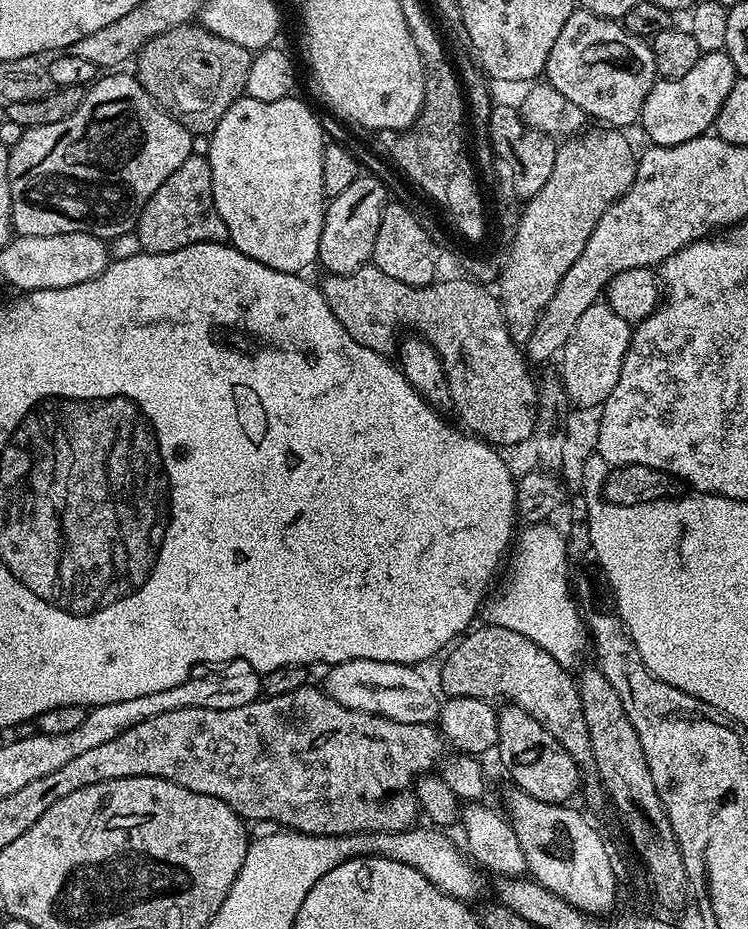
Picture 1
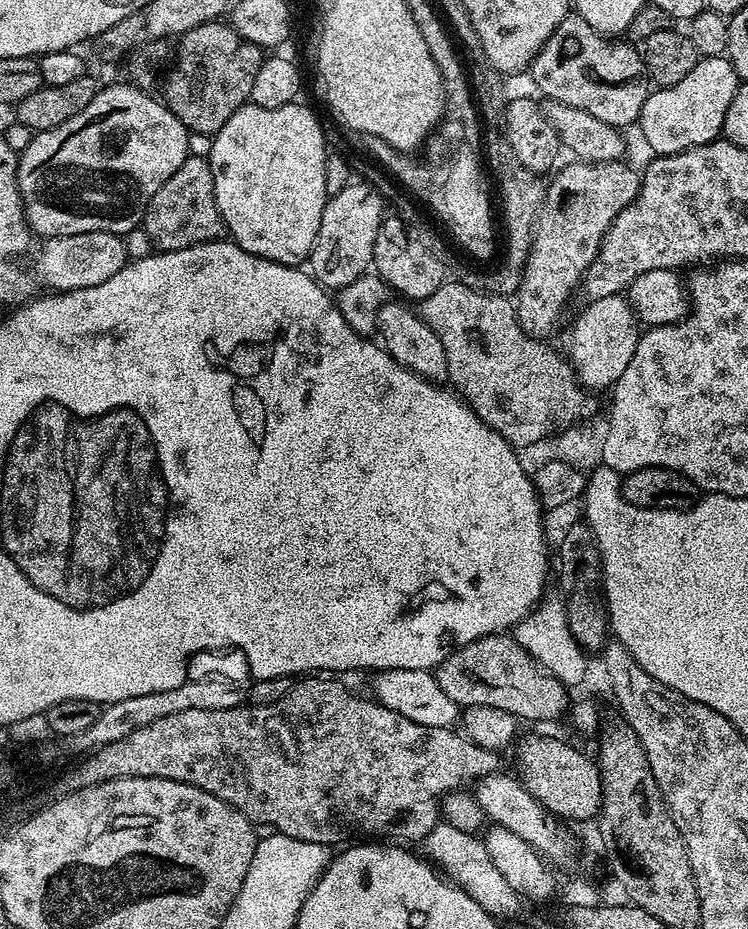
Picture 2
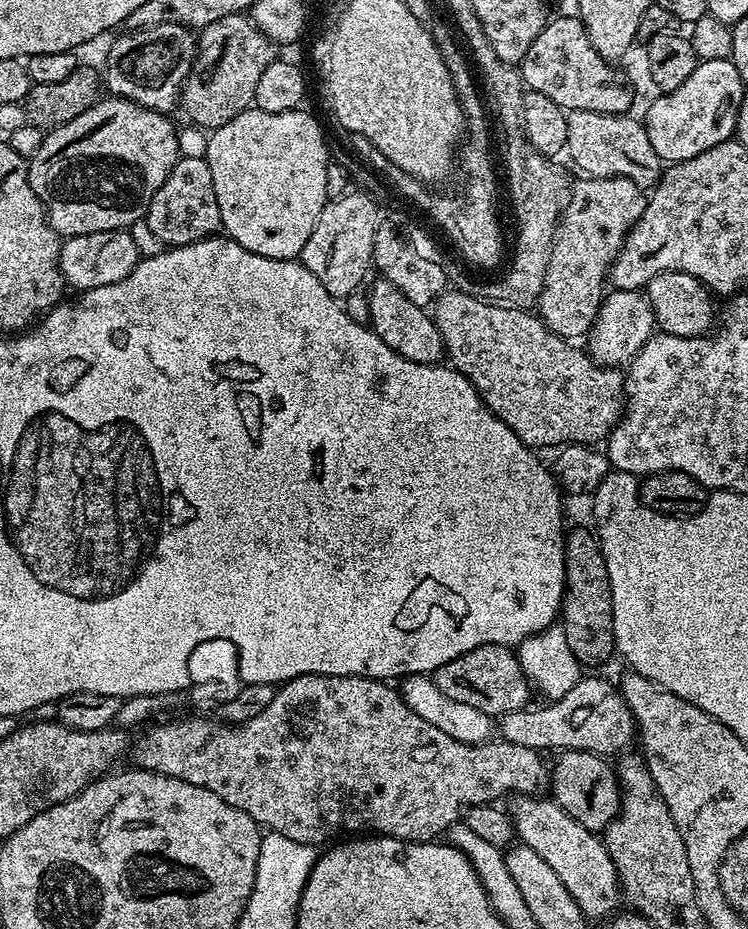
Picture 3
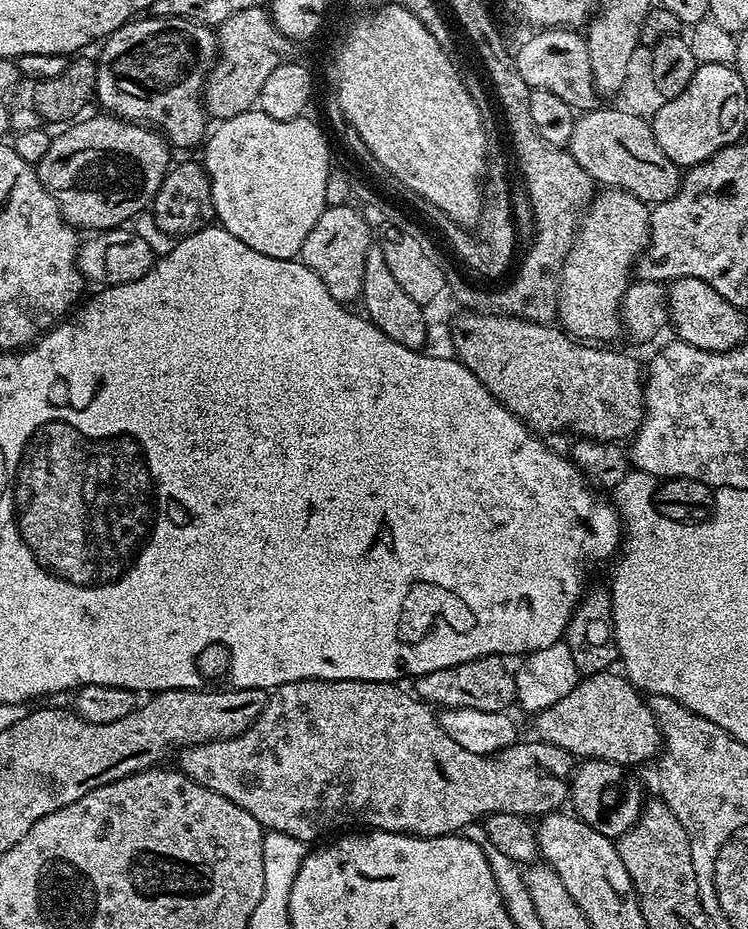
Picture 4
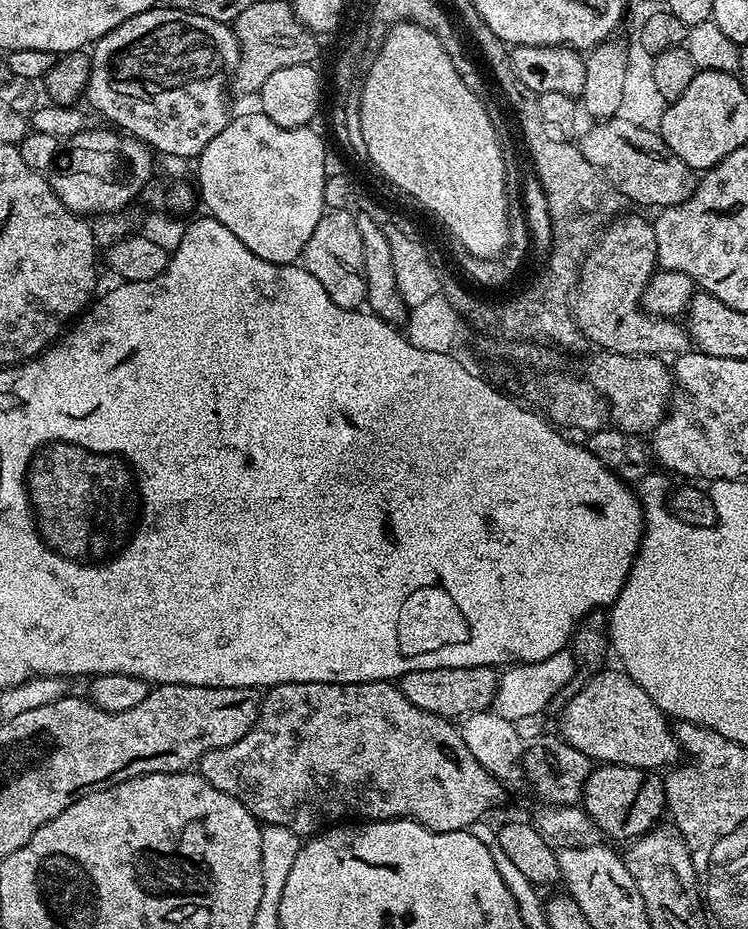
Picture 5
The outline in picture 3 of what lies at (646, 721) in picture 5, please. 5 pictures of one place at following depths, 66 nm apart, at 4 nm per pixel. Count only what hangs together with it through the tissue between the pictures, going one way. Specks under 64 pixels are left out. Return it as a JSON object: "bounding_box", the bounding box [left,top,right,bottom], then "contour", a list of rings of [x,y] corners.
{"bounding_box":[499,675,637,758],"contour":[[[585,675],[574,690],[543,706],[545,708],[524,706],[519,712],[508,712],[499,717],[499,739],[537,750],[556,748],[566,752],[594,752],[605,758],[623,753],[631,745],[628,743],[637,739],[636,720],[619,687],[600,676]]]}

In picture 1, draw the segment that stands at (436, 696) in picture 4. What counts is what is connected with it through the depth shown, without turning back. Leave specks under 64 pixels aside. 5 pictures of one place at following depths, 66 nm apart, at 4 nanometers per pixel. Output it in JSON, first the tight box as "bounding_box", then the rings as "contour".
{"bounding_box":[439,623,591,770],"contour":[[[485,623],[483,627],[473,627],[451,645],[450,651],[443,657],[439,687],[444,687],[449,697],[479,698],[489,702],[504,700],[500,702],[517,704],[547,732],[554,734],[554,738],[558,738],[566,754],[574,758],[581,770],[591,769],[590,734],[573,673],[554,662],[542,646],[534,646],[534,642],[523,634],[497,624]]]}

